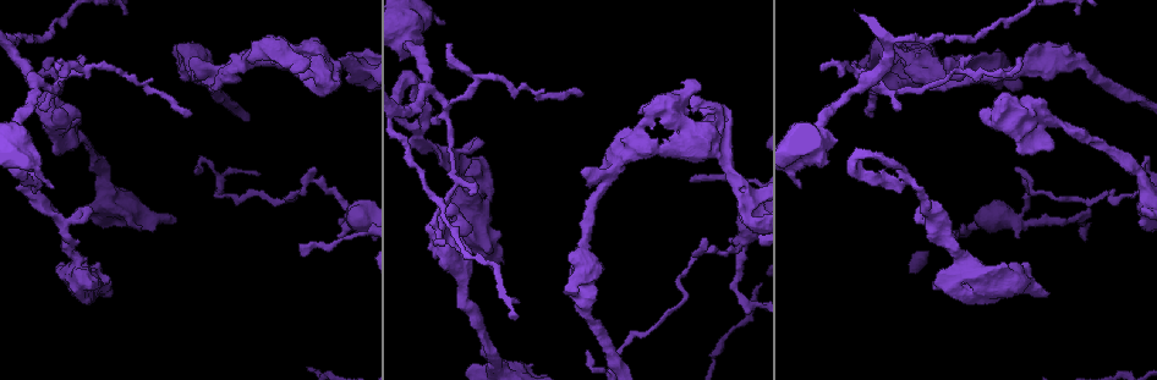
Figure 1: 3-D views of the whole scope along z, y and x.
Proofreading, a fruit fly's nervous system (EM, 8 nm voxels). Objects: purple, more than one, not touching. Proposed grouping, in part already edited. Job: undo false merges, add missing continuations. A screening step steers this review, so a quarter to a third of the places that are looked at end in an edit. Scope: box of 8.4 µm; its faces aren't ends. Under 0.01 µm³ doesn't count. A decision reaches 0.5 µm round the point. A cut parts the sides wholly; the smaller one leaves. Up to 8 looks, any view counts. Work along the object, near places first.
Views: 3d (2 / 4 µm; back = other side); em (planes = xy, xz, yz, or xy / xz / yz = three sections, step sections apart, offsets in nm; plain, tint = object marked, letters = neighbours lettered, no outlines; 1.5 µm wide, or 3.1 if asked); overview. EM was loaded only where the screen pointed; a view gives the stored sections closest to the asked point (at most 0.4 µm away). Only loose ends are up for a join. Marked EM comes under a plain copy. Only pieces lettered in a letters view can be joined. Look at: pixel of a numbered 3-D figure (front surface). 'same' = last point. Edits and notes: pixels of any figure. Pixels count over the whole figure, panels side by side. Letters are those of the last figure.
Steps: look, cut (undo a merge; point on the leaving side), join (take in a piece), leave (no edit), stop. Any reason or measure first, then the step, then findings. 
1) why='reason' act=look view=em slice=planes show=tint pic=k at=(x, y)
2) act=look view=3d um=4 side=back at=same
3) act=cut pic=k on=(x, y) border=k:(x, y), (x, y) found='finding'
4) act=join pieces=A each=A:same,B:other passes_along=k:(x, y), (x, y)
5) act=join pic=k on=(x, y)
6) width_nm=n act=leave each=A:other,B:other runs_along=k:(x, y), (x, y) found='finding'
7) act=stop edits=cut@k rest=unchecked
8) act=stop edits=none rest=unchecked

why='free end' act=look view=em slice=xy step=4 show=letters pic=1 at=(1049, 292)

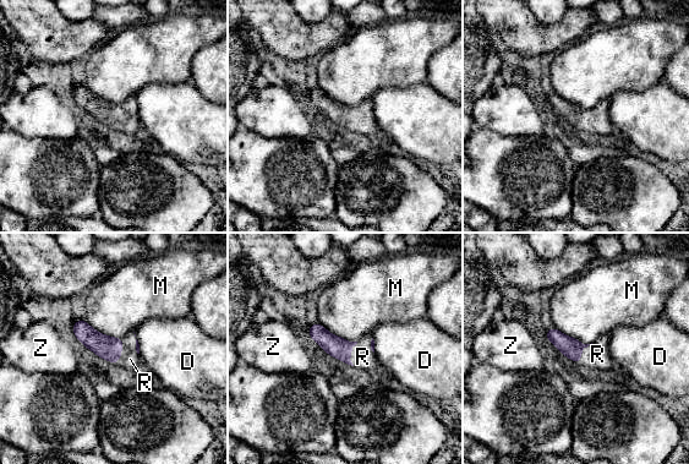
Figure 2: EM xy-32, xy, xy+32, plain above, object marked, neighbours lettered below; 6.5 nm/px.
why='another direction' act=look view=em slice=planes show=letters at=same

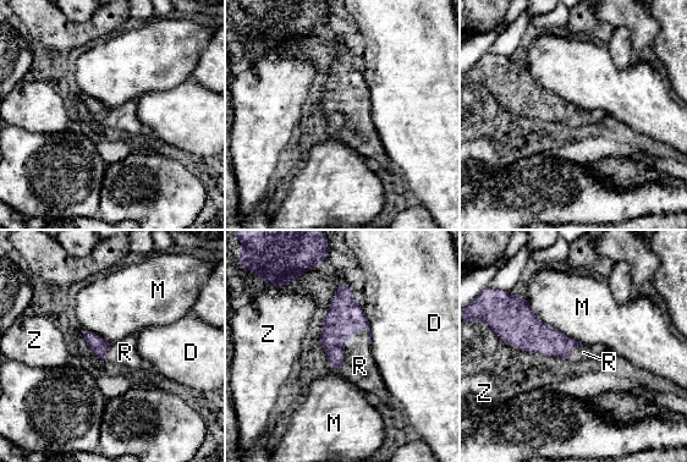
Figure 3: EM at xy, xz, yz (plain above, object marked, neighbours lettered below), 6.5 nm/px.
act=join pieces=R each=D:other,M:other,R:same,Z:other passes_along=3:(344, 318), (342, 347), (360, 366) found='it goes on there'

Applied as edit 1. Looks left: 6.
why='redraw' act=look view=overview

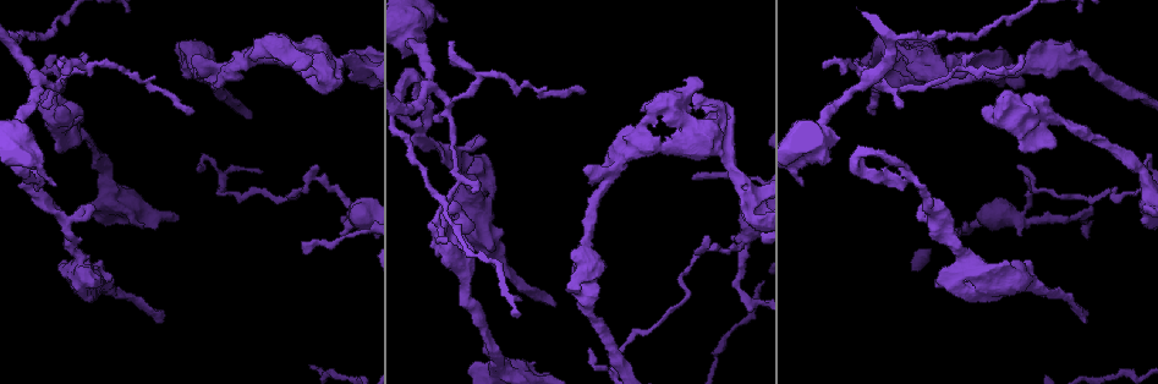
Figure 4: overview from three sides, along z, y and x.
why='two arms in line, one across' act=look view=3d um=4 side=back pic=4 at=(953, 235)

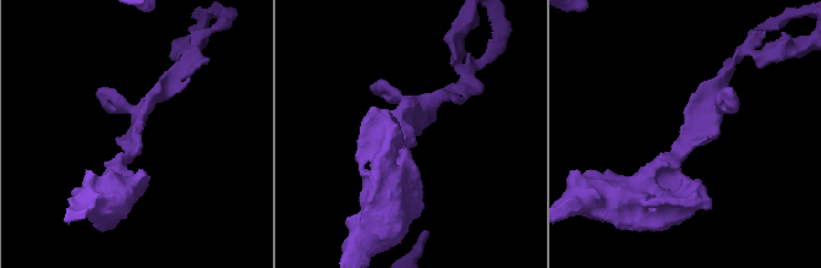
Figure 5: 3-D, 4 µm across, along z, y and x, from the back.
act=look view=em slice=xz step=4 show=tint pic=5 at=(410, 129)

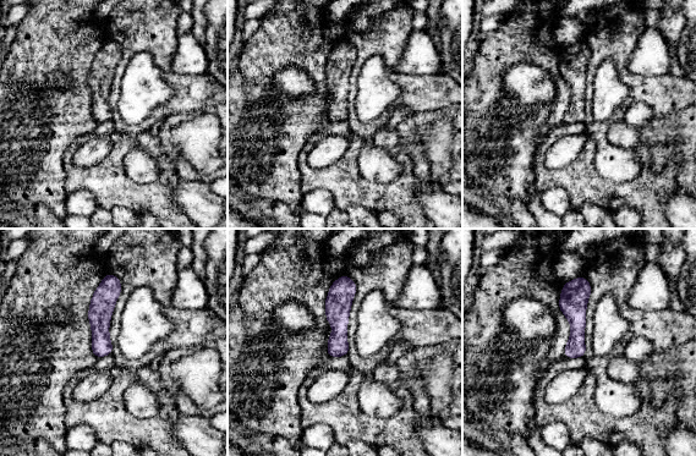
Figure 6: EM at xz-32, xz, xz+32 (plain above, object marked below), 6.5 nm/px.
act=look view=em slice=planes show=letters at=same

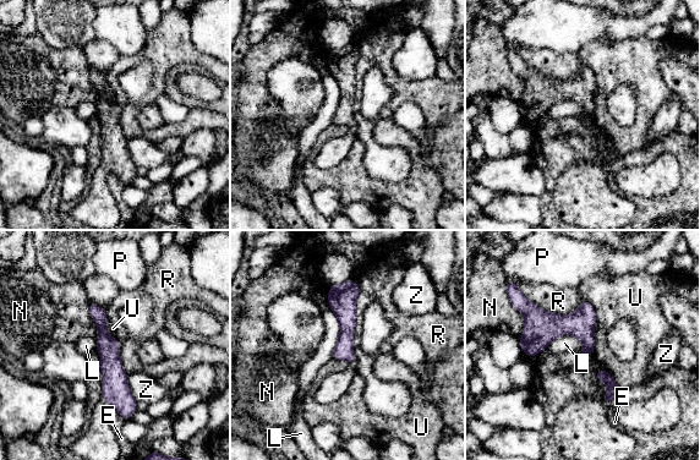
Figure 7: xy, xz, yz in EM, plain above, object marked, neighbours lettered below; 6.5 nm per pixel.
longest_contact=L:480nm act=leave each=E:other,L:other,N:other,P:other,R:other,U:other,Z:other found='one cell here'

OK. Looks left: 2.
why='sharp bend' act=look view=em slice=xz step=8 show=tint pic=4 at=(1031, 179)

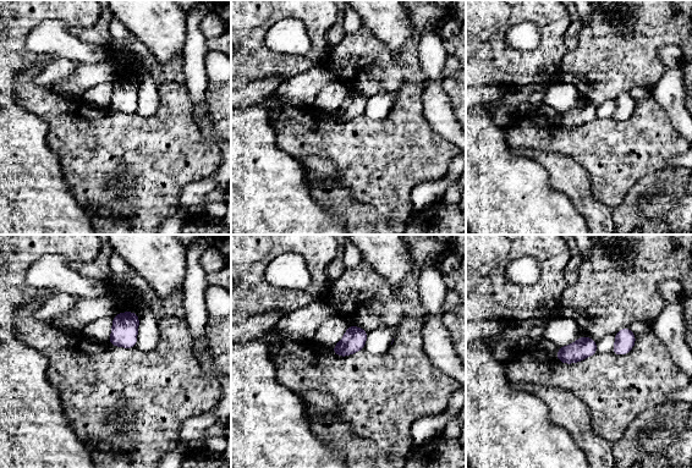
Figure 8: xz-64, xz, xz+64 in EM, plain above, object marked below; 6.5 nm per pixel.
why='cut it another way' act=look view=em slice=planes show=letters at=same

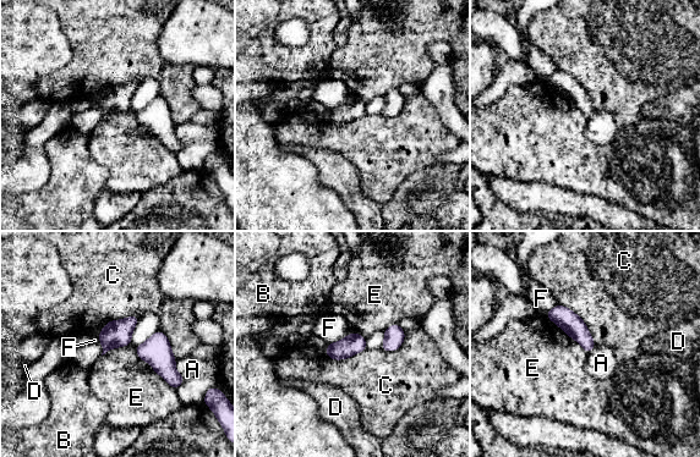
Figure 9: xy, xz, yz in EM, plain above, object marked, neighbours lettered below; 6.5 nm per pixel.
width_nm=130 act=leave each=A:other,B:other,C:other,D:other,E:other,F:other border=9:(546, 318), (574, 339), (586, 353) found='one cell here'

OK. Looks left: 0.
act=stop edits=join@3 rest=unchecked

